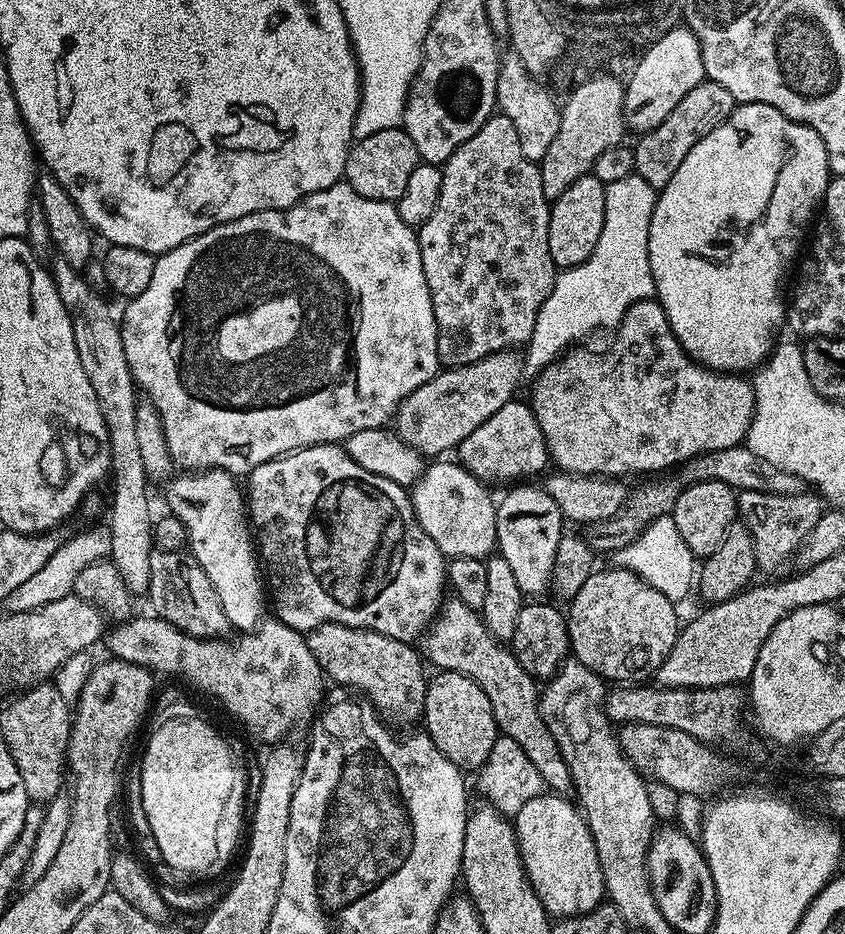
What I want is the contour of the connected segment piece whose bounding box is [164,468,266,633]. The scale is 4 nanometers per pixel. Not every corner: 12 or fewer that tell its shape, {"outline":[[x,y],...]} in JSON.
{"outline":[[221,468],[167,481],[167,511],[229,625],[261,623],[246,496]]}

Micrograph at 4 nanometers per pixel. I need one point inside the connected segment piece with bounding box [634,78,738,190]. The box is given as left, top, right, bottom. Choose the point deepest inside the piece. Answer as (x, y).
(659, 152)

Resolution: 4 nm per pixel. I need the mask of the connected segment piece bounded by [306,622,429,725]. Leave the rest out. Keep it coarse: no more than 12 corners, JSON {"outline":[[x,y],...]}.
{"outline":[[331,622],[306,639],[329,681],[393,725],[423,717],[411,643]]}

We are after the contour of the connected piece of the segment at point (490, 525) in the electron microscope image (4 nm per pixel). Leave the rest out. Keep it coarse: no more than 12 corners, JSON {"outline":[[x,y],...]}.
{"outline":[[432,462],[412,509],[445,557],[497,551],[497,501],[463,464]]}

